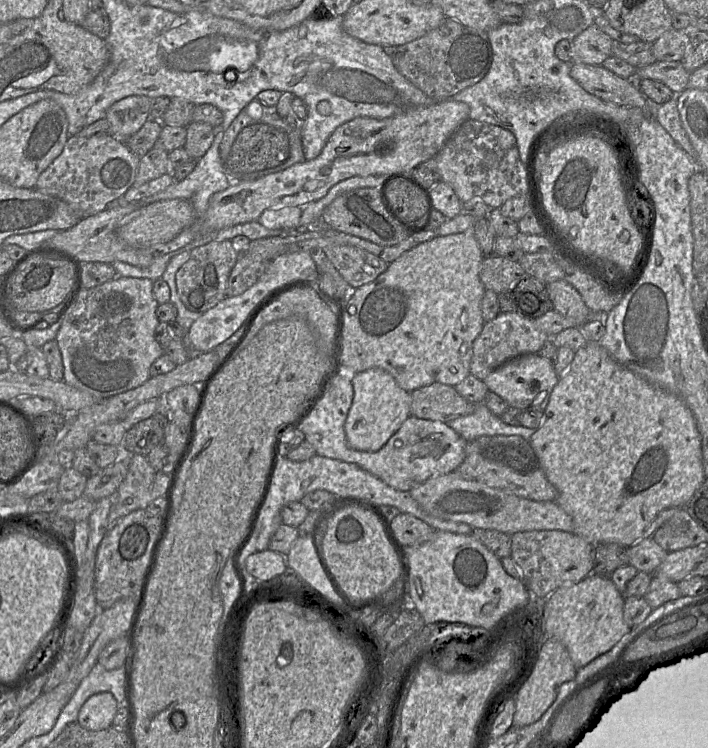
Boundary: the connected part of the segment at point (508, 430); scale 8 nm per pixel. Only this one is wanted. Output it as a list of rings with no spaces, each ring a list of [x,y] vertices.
[[[484,402],[477,404],[472,414],[458,417],[447,423],[466,441],[472,441],[482,436],[496,435],[518,435],[529,441],[536,431],[533,428],[504,423],[500,417],[494,415],[487,408]]]

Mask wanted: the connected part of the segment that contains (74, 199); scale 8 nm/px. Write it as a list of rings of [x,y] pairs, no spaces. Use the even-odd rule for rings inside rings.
[[[109,134],[82,137],[71,135],[62,153],[40,174],[35,189],[66,202],[80,218],[86,218],[102,212],[107,205],[122,197],[134,184],[140,157],[131,152],[124,142],[116,140]]]

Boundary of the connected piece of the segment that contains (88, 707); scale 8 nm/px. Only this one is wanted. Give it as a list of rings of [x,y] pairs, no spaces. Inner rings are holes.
[[[110,692],[90,696],[80,708],[77,723],[84,729],[98,731],[112,726],[119,703]]]

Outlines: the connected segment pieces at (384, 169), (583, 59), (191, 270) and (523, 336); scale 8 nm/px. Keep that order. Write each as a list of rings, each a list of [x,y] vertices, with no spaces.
[[[446,99],[407,108],[389,118],[352,119],[330,135],[315,159],[305,160],[256,180],[241,181],[214,194],[202,222],[202,234],[257,221],[269,208],[281,205],[303,206],[319,200],[335,184],[347,178],[410,173],[439,153],[452,134],[469,119],[469,113],[470,107],[466,103]]]
[[[595,24],[572,41],[572,62],[600,66],[612,55],[613,39]]]
[[[230,240],[211,241],[195,247],[190,257],[176,273],[178,294],[185,306],[194,312],[204,313],[227,297],[227,282],[231,270],[240,257]]]
[[[501,312],[484,324],[483,330],[474,341],[470,372],[484,380],[490,373],[507,361],[525,354],[537,353],[548,339],[552,339],[536,326],[535,319],[526,318],[515,312]]]

